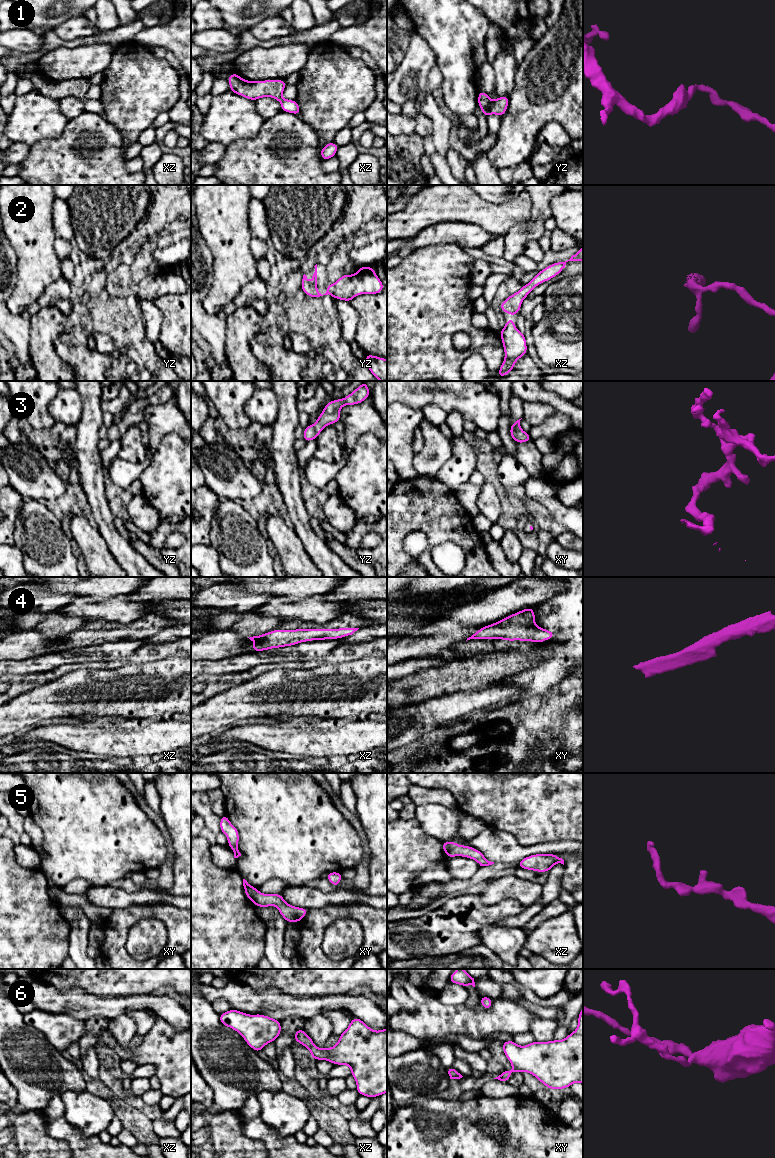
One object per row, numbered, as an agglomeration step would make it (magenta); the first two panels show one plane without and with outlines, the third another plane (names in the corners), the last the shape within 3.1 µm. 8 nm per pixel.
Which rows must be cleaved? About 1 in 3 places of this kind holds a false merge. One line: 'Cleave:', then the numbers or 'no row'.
Cleave: no row

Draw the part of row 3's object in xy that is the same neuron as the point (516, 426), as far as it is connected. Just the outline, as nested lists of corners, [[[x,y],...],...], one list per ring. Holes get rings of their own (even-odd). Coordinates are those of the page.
[[[521,419],[517,420],[510,426],[510,435],[516,443],[525,443],[532,440],[529,433],[526,433],[521,429]]]

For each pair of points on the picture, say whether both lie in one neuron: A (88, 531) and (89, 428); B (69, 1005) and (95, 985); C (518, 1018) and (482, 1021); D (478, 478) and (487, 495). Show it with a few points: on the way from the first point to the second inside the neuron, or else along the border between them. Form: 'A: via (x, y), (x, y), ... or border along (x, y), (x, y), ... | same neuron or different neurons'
A: border along (96, 527), (109, 547) | different neurons
B: border along (63, 989), (78, 987), (88, 993), (109, 998) | different neurons
C: via (509, 1018), (491, 1021) | same neuron
D: border along (486, 482), (481, 486) | different neurons

